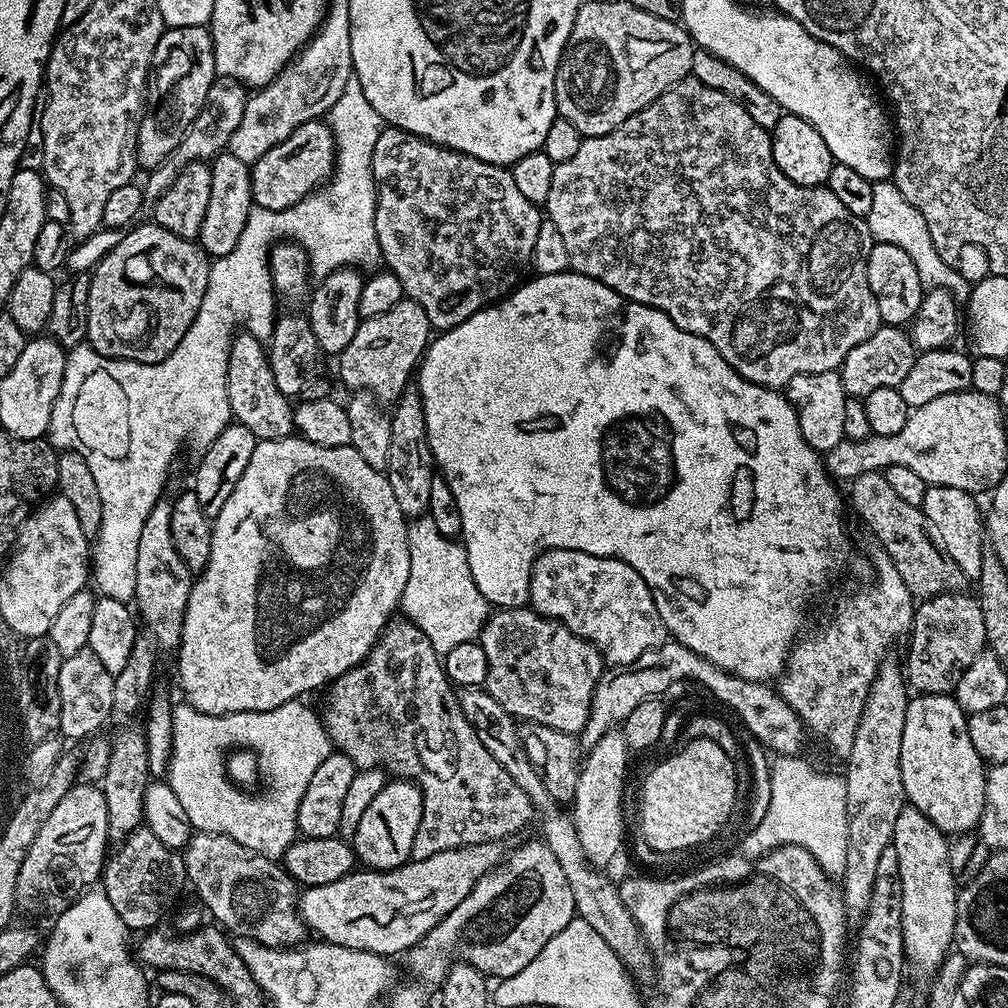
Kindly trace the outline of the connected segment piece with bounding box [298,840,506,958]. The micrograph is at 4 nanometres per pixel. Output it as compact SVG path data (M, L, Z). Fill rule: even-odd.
M498 840L471 844L465 848L444 850L430 858L409 859L408 863L391 868L388 872L375 870L354 870L348 876L338 878L338 882L326 882L326 886L304 888L298 896L298 911L304 919L304 927L309 933L317 932L321 941L347 948L357 948L363 952L373 952L385 958L407 953L436 925L488 872L493 872L505 859L505 845Z

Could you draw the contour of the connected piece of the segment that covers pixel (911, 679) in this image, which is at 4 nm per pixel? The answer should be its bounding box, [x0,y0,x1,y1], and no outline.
[906,591,986,696]

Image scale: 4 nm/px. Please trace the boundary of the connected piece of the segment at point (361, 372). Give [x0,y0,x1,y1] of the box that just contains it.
[338,298,433,405]

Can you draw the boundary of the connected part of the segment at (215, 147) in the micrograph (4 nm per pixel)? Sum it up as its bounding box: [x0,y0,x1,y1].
[142,79,249,202]

